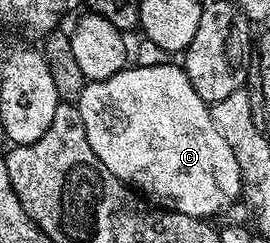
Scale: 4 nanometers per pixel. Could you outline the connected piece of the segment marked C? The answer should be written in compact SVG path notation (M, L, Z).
M179 63L126 66L110 78L85 83L78 97L78 107L96 151L114 172L135 180L137 193L170 206L174 212L199 218L213 218L236 199L241 199L238 158L234 158L234 150L212 121L209 105L198 96Z

